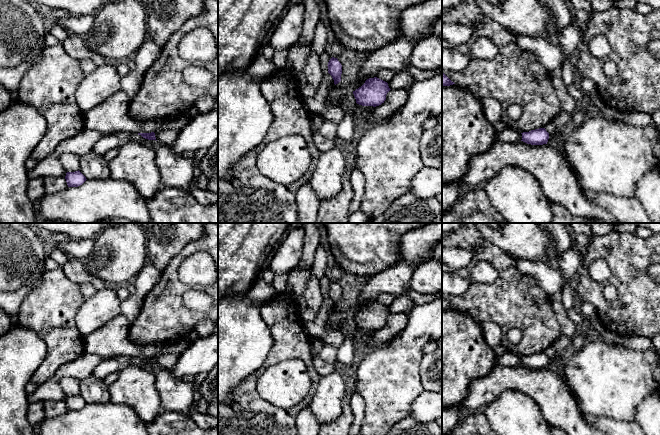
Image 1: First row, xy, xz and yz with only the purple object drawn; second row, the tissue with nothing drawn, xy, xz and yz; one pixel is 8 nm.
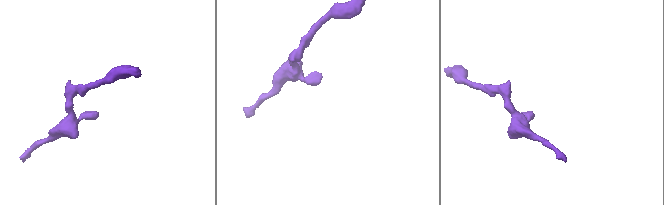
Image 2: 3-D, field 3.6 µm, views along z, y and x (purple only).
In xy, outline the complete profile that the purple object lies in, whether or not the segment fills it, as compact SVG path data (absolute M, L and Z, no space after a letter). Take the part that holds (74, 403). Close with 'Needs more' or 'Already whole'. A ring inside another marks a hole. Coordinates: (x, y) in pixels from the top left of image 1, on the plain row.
M79 394L75 396L67 396L65 403L68 411L78 411L87 404Z. Already whole

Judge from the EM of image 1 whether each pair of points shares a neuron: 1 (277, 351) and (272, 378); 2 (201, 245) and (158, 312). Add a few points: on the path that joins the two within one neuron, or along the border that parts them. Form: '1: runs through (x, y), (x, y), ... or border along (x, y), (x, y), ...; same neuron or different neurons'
1: border along (298, 358), (272, 364), (257, 378); different neurons
2: runs through (182, 256), (172, 267), (168, 293); same neuron

